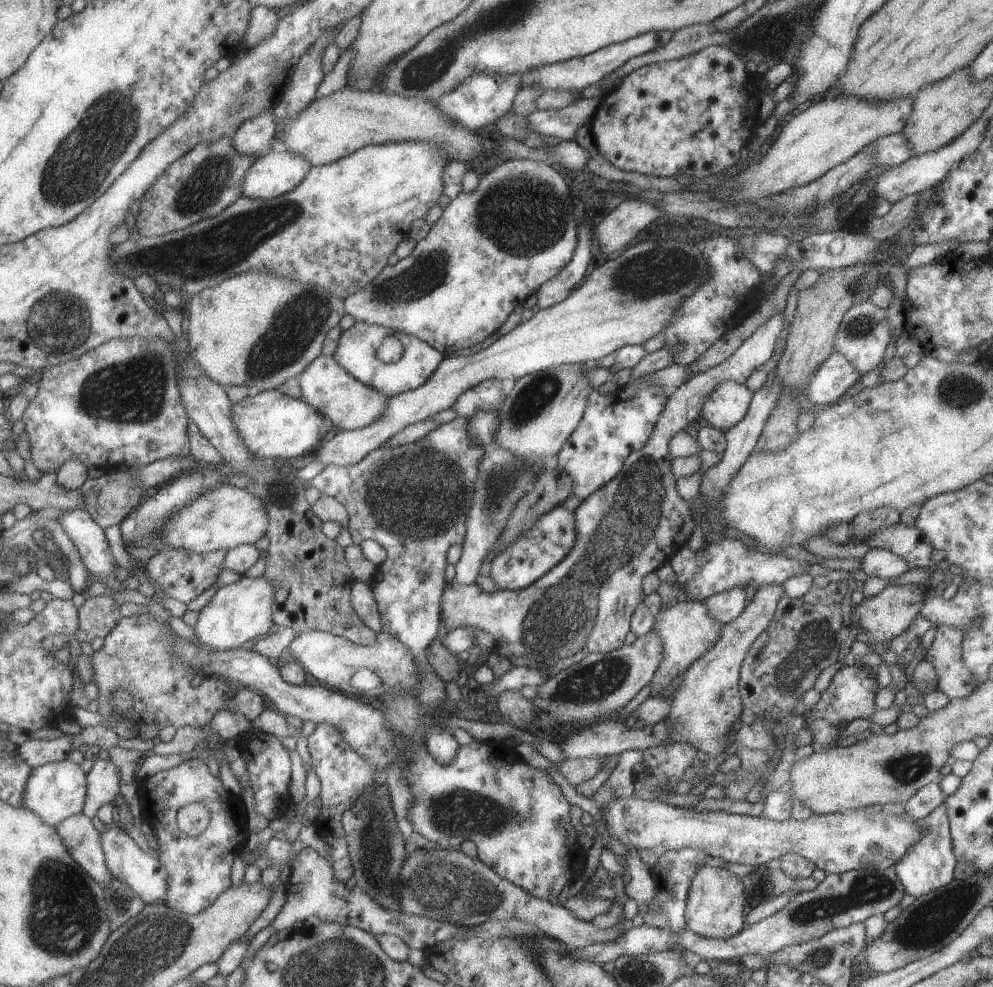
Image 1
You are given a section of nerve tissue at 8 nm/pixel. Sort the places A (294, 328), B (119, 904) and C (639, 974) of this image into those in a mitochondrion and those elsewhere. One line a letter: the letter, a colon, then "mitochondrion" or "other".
A: mitochondrion
B: mitochondrion
C: mitochondrion

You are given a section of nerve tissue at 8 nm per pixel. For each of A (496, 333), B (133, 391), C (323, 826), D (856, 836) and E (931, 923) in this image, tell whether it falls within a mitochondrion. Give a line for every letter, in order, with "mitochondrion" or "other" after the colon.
A: other
B: mitochondrion
C: other
D: other
E: mitochondrion

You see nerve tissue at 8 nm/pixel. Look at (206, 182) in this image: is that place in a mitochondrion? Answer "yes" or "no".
yes

